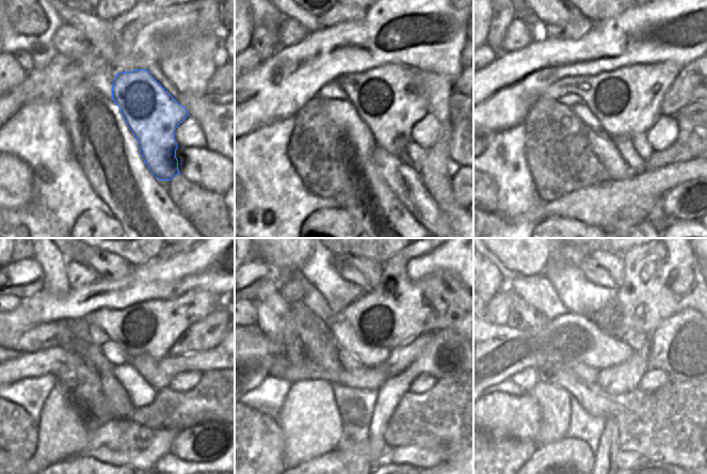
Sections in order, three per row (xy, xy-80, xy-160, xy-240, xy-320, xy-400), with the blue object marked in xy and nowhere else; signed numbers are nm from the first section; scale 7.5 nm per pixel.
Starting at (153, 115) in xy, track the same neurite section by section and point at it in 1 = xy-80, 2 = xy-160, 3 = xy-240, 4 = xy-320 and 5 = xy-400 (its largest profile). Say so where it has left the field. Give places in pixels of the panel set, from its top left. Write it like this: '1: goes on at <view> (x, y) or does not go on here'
1: goes on at xy-80 (390, 100)
2: goes on at xy-160 (626, 101)
3: goes on at xy-240 (149, 328)
4: goes on at xy-320 (398, 310)
5: goes on at xy-400 (661, 278)

